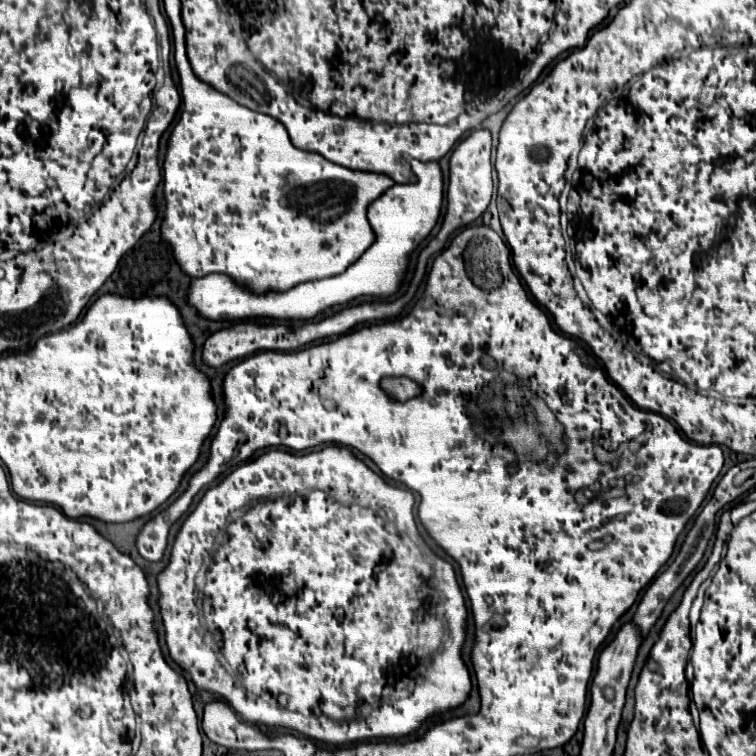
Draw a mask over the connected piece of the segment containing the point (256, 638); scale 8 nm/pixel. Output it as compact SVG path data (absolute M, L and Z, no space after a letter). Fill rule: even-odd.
M332 444L332 446L326 446L326 448L322 448L322 450L318 450L318 452L308 452L308 454L296 454L296 452L286 452L286 450L266 450L266 452L264 452L264 454L262 454L262 456L258 456L258 458L256 458L256 460L248 460L248 462L244 462L244 464L240 464L240 466L238 466L238 468L236 468L236 470L232 470L232 474L228 474L228 476L226 476L226 478L222 478L222 480L220 480L220 482L218 482L218 484L216 484L216 486L212 486L212 488L208 488L208 490L206 490L206 494L204 494L204 496L202 496L202 500L200 500L200 502L198 502L198 506L196 506L196 510L194 510L194 512L190 512L190 514L188 514L188 518L186 518L186 520L184 520L184 524L182 524L182 526L180 526L180 530L178 530L178 534L176 534L176 540L174 540L174 546L172 546L172 552L170 552L170 562L168 562L168 566L166 566L166 568L164 568L164 570L162 570L162 572L160 572L160 574L158 574L158 576L156 576L156 580L158 580L158 606L160 606L160 616L162 616L162 624L164 624L164 630L166 630L166 634L164 634L164 636L166 636L166 646L168 646L168 650L170 650L170 658L172 658L172 660L174 660L174 662L176 662L176 664L178 664L178 666L180 666L180 668L182 668L182 670L184 670L184 672L188 672L188 674L190 674L190 678L192 678L192 682L194 682L194 686L196 686L196 688L198 688L198 690L204 690L204 692L210 692L210 694L214 694L214 696L216 696L216 698L220 698L220 696L222 696L222 698L220 698L220 700L224 700L224 702L228 702L228 706L230 706L230 708L232 708L232 710L234 710L234 712L236 712L236 716L238 716L238 718L240 718L240 720L242 720L242 722L246 722L246 724L256 724L256 726L266 726L266 728L282 728L282 730L292 730L292 732L298 732L298 734L302 734L302 736L308 736L308 738L314 738L314 740L316 740L316 742L322 742L322 744L328 744L328 746L344 746L344 744L350 744L350 742L364 742L364 740L396 740L396 738L404 738L404 736L408 736L408 734L412 734L412 732L416 732L416 730L418 730L418 728L420 728L420 726L422 726L422 724L424 724L424 722L426 722L426 720L430 720L430 718L434 718L434 716L440 716L440 714L444 714L444 712L450 712L450 710L454 710L454 708L458 708L458 706L462 706L462 704L464 704L464 702L466 702L466 700L468 700L468 696L470 696L470 690L472 690L472 680L470 680L470 670L468 670L468 666L466 666L466 662L464 662L464 658L462 658L462 648L464 648L464 642L466 642L466 622L468 622L468 610L466 610L466 604L464 604L464 596L462 596L462 595L463 595L463 594L462 594L462 592L461 592L461 589L460 589L460 588L444 588L444 584L440 584L440 596L446 596L446 606L442 606L442 608L438 608L438 606L436 606L436 592L432 592L432 588L430 588L430 584L432 584L432 566L428 566L428 564L432 564L432 556L430 556L430 552L428 552L428 556L424 556L424 548L422 548L422 546L424 546L424 544L426 544L426 543L425 543L425 541L424 541L424 540L423 540L423 538L422 538L422 536L421 536L421 534L420 534L420 532L419 532L419 530L418 530L418 524L417 524L417 521L416 521L416 519L415 519L415 518L414 518L414 516L412 516L412 504L414 504L414 496L412 496L412 494L410 494L410 490L406 490L406 488L400 488L400 486L394 486L394 484L388 484L388 482L386 482L386 480L384 480L384 478L380 478L380 476L378 476L378 474L374 474L374 472L372 472L372 470L370 470L370 468L368 468L368 466L366 466L366 464L364 464L364 462L362 462L362 460L360 460L360 458L358 458L358 456L354 456L354 452L352 452L352 450L350 450L350 448L344 448L344 446L336 446L336 444ZM242 508L246 508L246 510L244 510L244 512L242 512L242 516L238 516L238 518L234 518L234 520L232 520L232 512L236 512L236 510L242 510ZM220 530L222 530L222 532L224 532L224 536L222 536L222 542L220 542L220 544L218 544L218 546L216 546L216 540L214 540L214 536L216 536L216 534L218 534L218 532L220 532ZM208 558L210 558L210 564L208 564L208 570L206 570L206 584L204 584L204 600L202 600L202 618L204 618L204 624L202 624L202 622L200 622L200 614L198 614L198 608L196 608L196 596L194 596L194 578L196 578L196 572L198 572L198 570L200 570L200 566L202 566L202 564L204 564L204 562L206 562L206 560L208 560ZM206 636L210 636L210 638L212 638L212 642L208 642L208 644L206 644L206 640L204 640L204 638L206 638ZM286 712L296 712L296 716L304 716L304 718L306 718L306 720L310 720L310 722L318 722L318 724L296 724L296 722L298 722L298 718L284 718L284 716L286 716Z

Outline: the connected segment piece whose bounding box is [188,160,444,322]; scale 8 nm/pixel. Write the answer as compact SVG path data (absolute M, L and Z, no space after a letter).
M410 162L416 182L394 184L368 208L368 220L376 234L376 242L342 274L330 276L316 282L304 282L286 292L252 294L246 288L238 288L228 276L208 274L204 278L194 278L188 288L188 304L196 308L200 318L216 322L238 322L238 320L312 320L324 310L348 304L360 296L388 298L396 294L406 276L410 254L430 236L442 210L444 198L444 176L438 162Z

